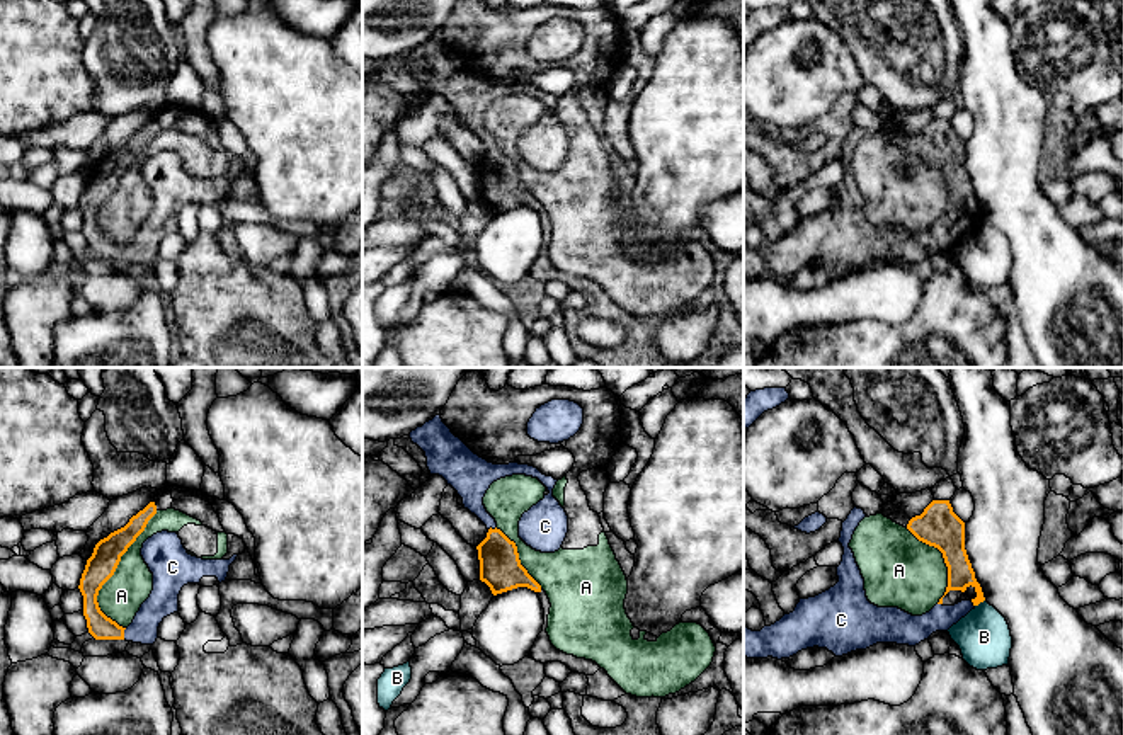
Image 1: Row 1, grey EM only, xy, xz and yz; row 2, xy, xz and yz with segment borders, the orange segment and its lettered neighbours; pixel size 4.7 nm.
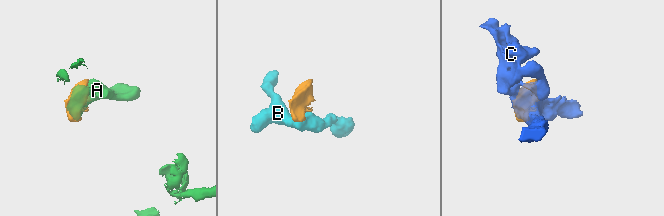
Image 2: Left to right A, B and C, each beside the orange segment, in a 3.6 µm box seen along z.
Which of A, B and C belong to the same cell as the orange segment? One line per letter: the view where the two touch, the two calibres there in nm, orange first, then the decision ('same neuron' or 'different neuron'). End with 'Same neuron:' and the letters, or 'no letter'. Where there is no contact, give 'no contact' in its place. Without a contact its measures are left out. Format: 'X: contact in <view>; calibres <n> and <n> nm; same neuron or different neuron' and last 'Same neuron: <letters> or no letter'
A: contact in xy; calibres 140 and 200 nm; different neuron
B: contact in yz; calibres 130 and 260 nm; different neuron
C: contact in xy; calibres 120 and 140 nm; same neuron
Same neuron: C

